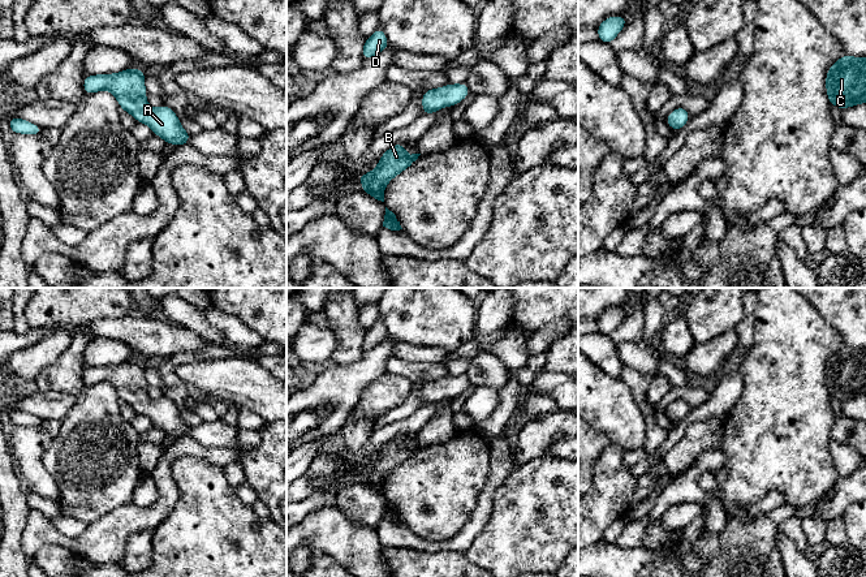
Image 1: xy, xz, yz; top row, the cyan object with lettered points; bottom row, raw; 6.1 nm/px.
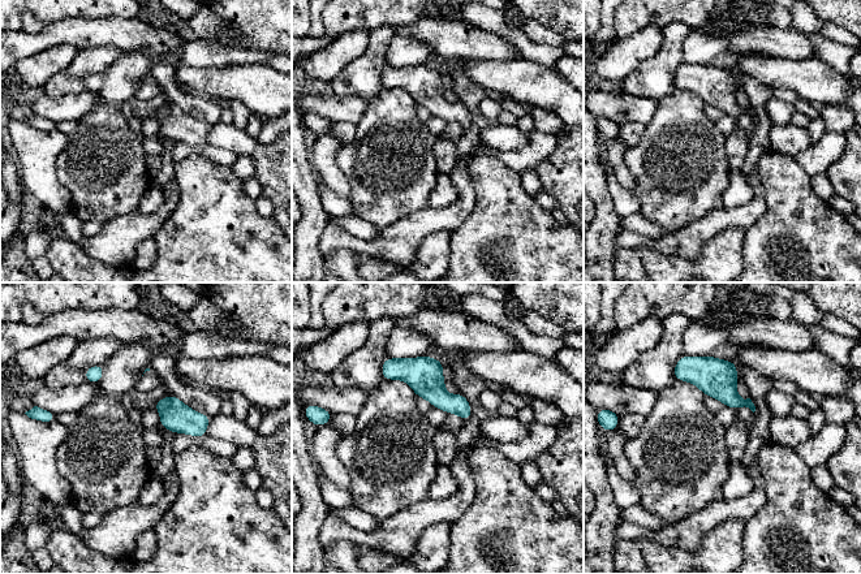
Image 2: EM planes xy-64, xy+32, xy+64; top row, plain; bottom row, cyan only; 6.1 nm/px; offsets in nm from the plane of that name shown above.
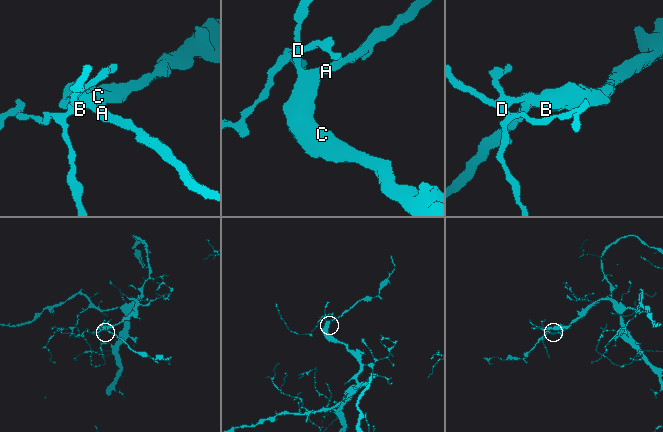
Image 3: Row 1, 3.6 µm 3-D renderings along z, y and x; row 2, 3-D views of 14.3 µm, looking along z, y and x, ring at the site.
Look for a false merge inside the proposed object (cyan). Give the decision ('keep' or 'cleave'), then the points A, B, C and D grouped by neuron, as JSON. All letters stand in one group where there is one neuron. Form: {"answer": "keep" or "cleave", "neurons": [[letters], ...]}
{"answer": "keep", "neurons": [["A", "B", "C", "D"]]}

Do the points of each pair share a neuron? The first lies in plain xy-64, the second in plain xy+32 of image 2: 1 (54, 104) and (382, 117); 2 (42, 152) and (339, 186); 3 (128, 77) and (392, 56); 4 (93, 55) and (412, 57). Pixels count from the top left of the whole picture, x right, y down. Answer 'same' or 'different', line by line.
1: different
2: same
3: different
4: same

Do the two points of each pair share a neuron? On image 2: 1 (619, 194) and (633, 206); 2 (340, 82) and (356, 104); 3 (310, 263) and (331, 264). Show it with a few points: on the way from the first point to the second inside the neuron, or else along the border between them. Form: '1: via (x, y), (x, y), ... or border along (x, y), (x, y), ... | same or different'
1: via (623, 198), (629, 204) | same
2: border along (334, 93), (356, 94), (367, 100) | different
3: border along (323, 257), (324, 268) | different

